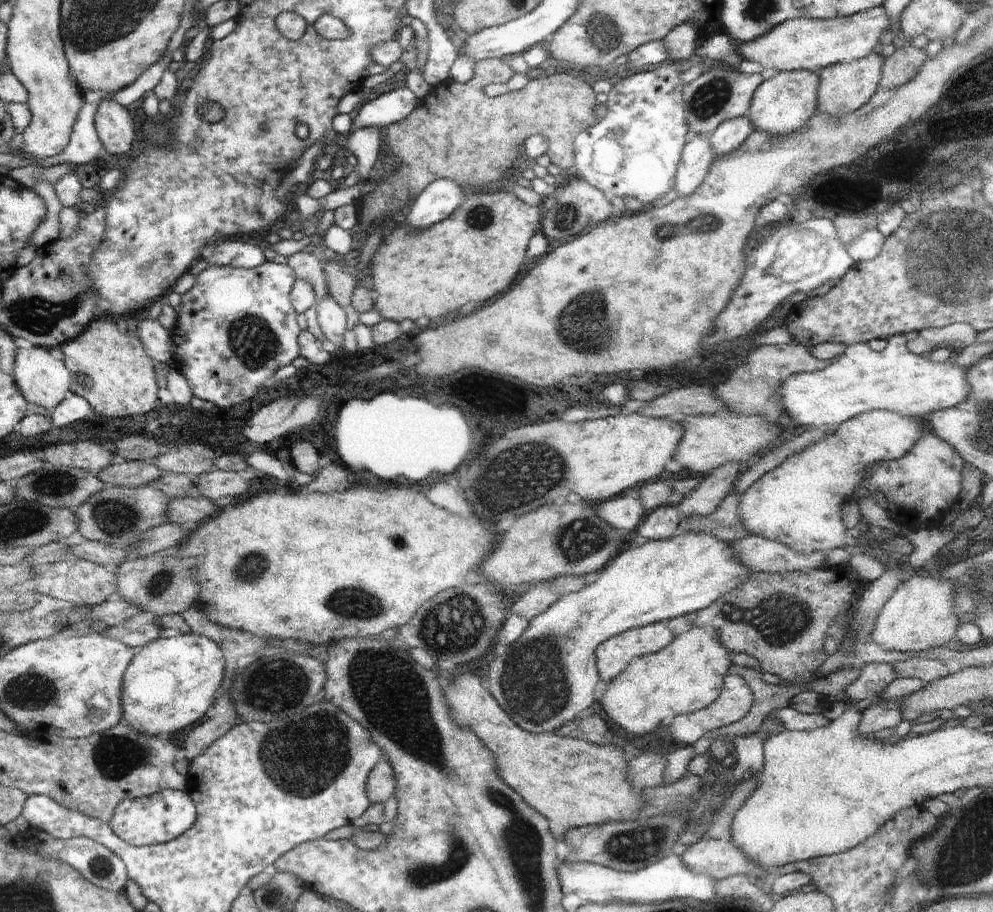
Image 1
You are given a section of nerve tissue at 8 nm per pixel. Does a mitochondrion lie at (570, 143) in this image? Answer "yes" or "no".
no

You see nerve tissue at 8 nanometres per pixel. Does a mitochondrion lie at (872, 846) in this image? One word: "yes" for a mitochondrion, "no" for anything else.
no

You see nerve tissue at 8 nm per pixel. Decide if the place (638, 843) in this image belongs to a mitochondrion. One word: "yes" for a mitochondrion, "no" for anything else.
yes

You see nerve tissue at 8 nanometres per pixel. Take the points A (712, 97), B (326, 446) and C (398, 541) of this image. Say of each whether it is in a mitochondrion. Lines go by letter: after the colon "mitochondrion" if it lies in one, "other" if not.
A: mitochondrion
B: other
C: other

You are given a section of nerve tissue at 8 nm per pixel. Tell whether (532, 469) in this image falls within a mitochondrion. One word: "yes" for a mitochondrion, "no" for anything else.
yes

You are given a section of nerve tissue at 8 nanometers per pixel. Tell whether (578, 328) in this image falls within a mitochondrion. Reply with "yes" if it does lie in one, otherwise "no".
yes

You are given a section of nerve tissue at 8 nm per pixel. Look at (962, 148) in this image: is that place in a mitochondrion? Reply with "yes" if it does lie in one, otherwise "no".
no

